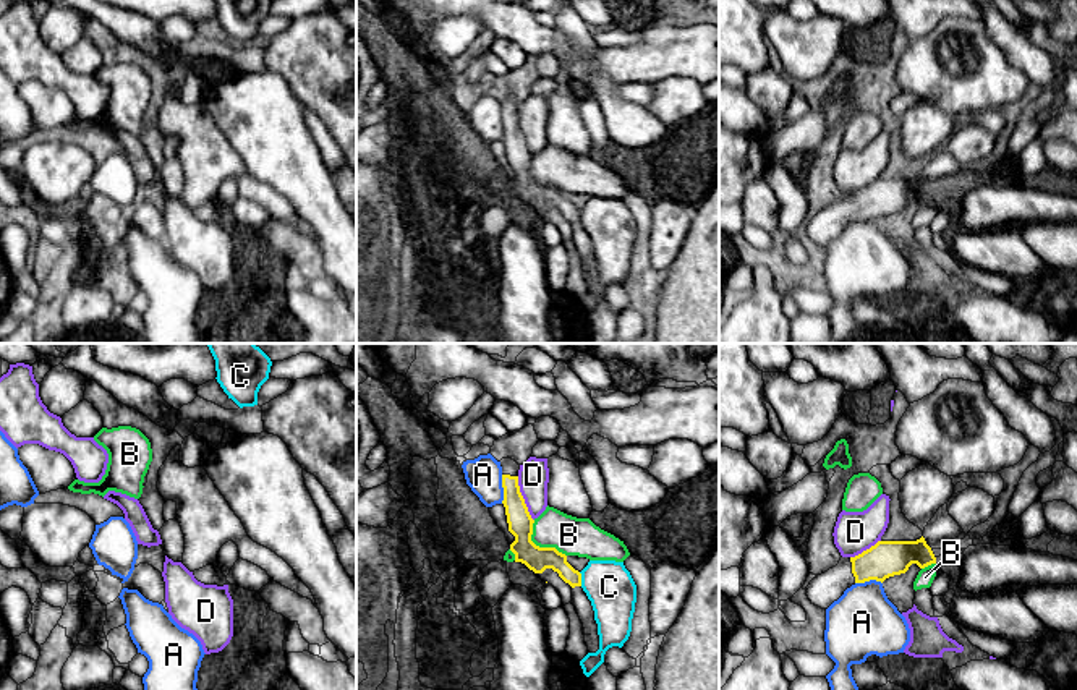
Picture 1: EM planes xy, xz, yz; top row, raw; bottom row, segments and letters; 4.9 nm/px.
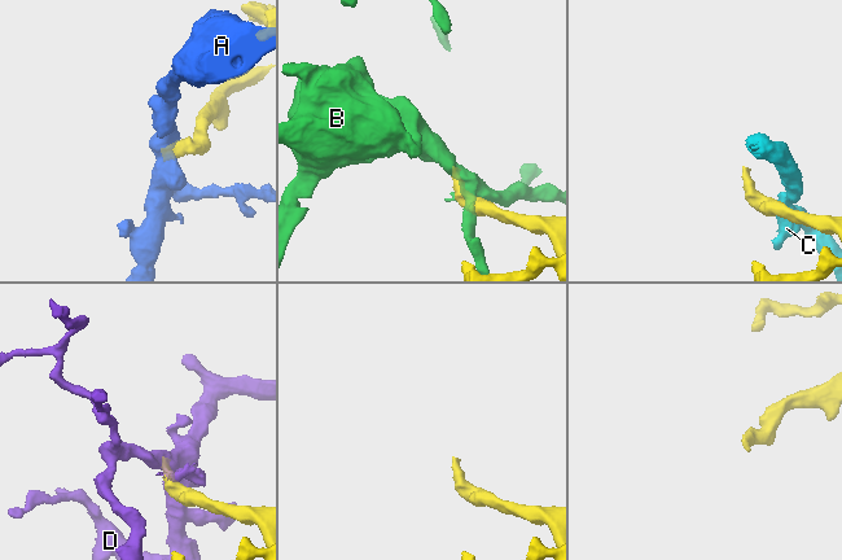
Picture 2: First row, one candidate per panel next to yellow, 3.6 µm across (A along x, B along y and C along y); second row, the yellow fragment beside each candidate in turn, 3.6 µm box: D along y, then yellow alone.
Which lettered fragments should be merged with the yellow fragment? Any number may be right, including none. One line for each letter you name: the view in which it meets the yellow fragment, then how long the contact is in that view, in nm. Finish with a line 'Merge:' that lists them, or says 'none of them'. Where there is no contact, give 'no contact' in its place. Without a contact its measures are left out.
Merge: none of them

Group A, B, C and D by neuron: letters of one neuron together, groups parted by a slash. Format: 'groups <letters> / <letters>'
groups A / B / C / D

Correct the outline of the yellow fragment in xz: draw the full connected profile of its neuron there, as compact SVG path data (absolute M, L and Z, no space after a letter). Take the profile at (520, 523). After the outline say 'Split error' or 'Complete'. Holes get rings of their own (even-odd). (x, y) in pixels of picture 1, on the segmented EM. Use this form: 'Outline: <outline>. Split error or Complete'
Outline: M507 457L500 460L500 466L504 488L502 504L505 507L509 531L515 536L515 541L510 544L515 562L525 564L534 573L552 569L572 588L581 586L581 573L567 562L565 554L559 552L556 547L539 547L531 541L534 520L520 492L520 465Z. Split error

